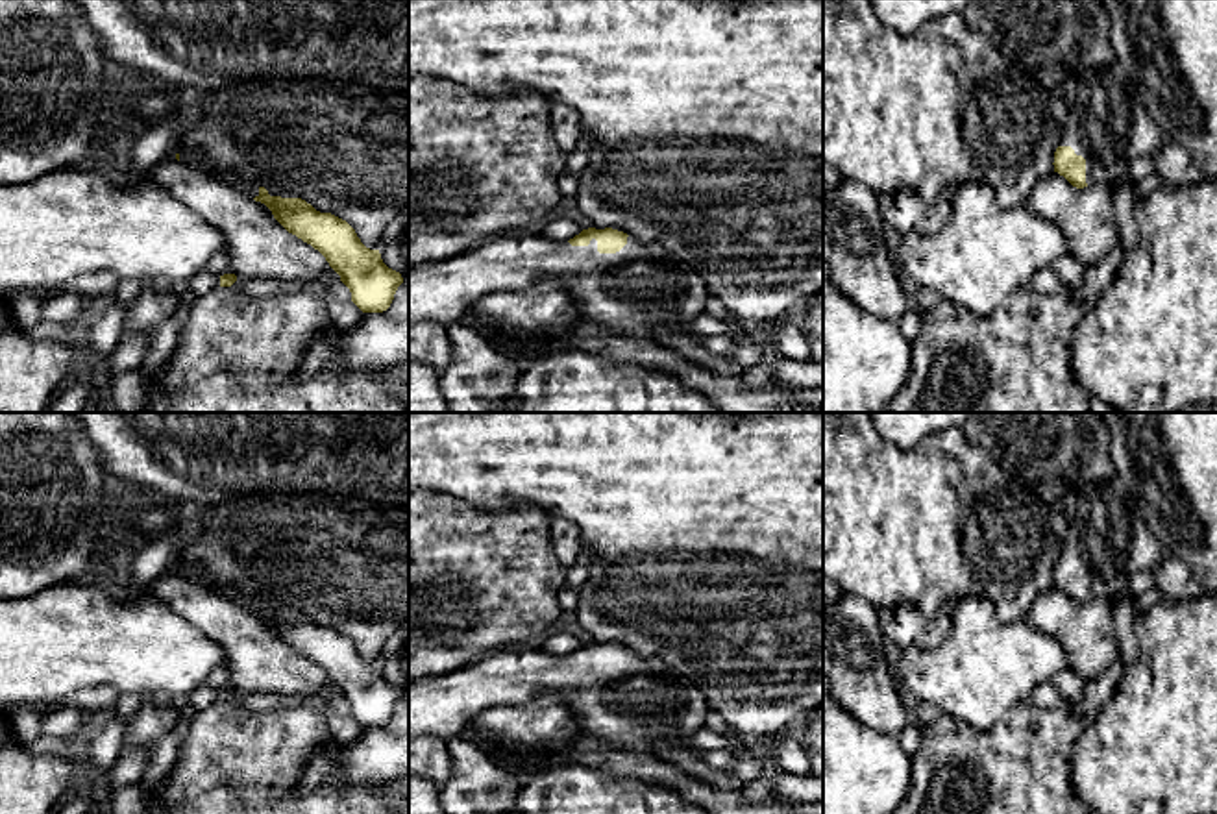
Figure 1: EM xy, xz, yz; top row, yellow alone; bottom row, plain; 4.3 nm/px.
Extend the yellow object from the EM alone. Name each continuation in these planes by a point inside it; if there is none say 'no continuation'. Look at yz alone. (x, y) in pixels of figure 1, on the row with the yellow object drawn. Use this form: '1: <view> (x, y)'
1: yz (1101, 126)

